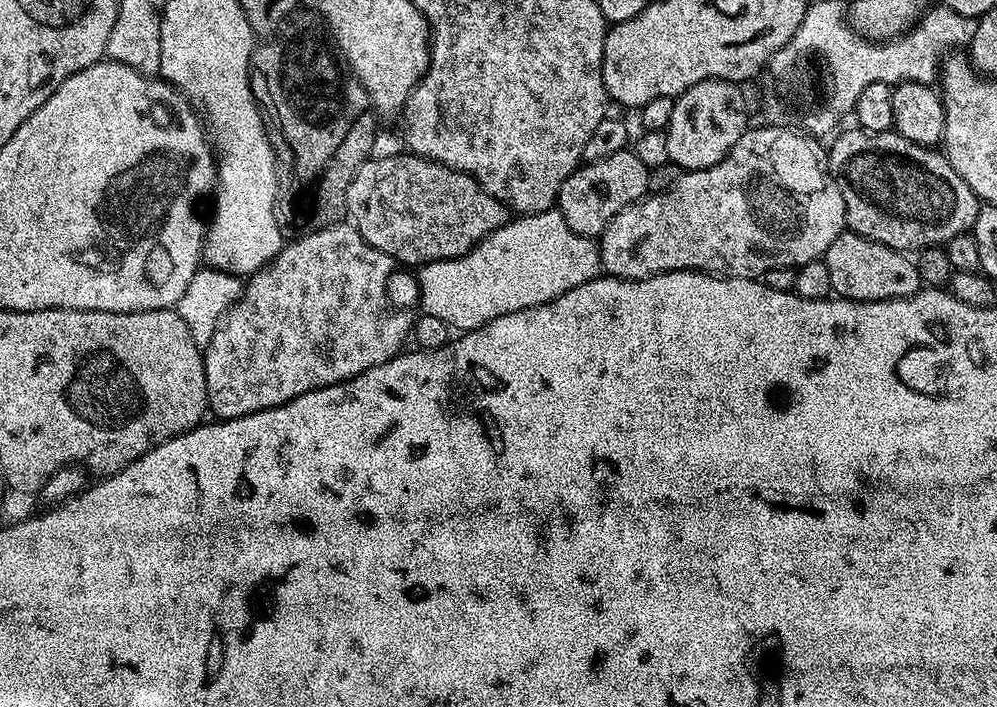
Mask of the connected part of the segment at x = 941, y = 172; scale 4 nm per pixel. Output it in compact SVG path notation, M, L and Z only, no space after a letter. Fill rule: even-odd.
M852 126L849 132L842 132L831 141L832 148L830 144L827 149L828 169L836 180L838 190L842 190L844 215L851 231L874 242L897 248L900 252L912 254L915 253L915 248L932 248L935 244L943 246L950 238L971 229L981 201L976 199L970 186L966 186L966 182L958 178L954 166L950 166L943 151L910 142L899 136L895 130L865 132L859 126Z

